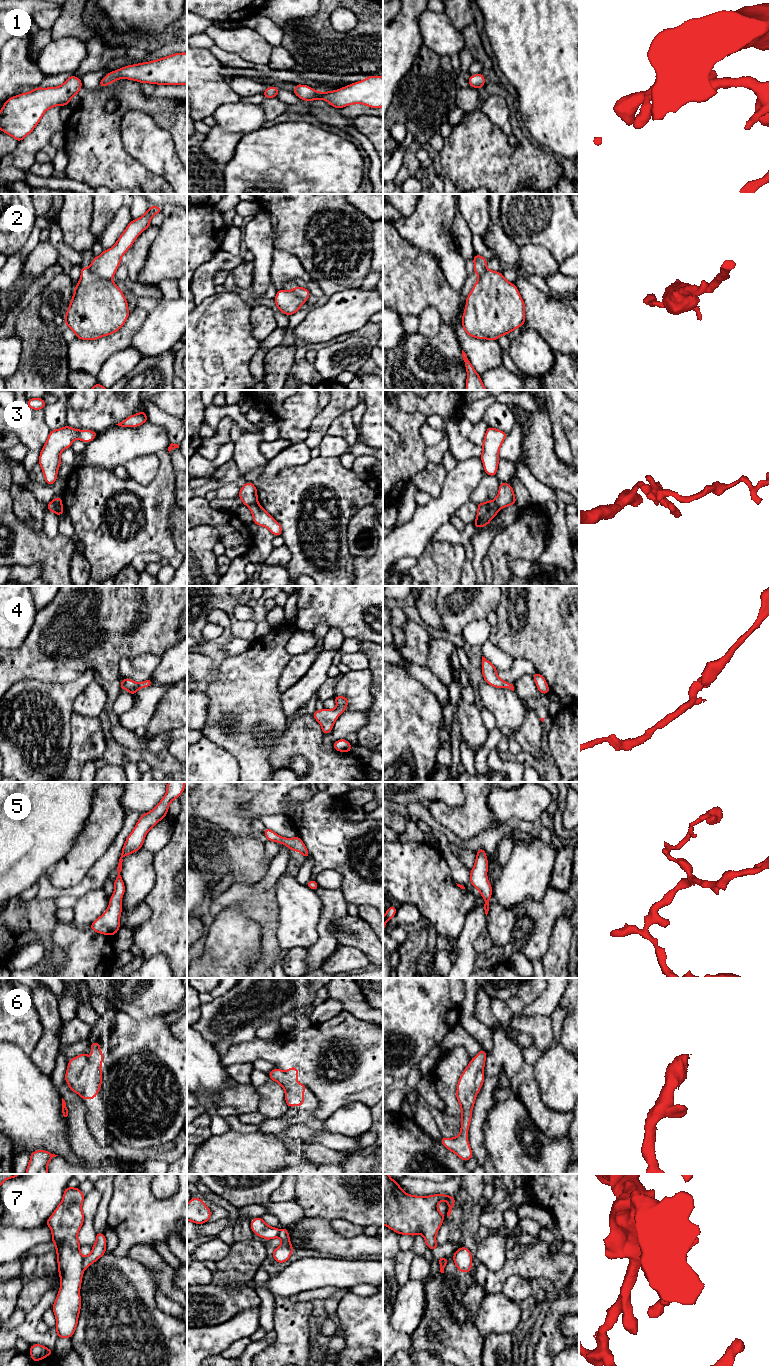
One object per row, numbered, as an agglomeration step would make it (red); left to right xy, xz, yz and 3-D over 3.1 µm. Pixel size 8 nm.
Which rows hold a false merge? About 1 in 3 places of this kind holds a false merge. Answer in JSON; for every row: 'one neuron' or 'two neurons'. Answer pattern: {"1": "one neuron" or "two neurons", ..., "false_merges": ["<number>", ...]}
{"1": "one neuron", "2": "two neurons", "3": "two neurons", "4": "one neuron", "5": "one neuron", "6": "one neuron", "7": "two neurons", "false_merges": ["2", "3", "7"]}

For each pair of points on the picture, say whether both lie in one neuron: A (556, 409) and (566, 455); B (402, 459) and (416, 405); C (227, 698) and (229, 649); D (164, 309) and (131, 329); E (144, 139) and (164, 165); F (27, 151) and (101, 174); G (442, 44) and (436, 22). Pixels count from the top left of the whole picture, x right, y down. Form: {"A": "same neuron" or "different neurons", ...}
{"A": "same neuron", "B": "different neurons", "C": "different neurons", "D": "different neurons", "E": "same neuron", "F": "different neurons", "G": "same neuron"}

